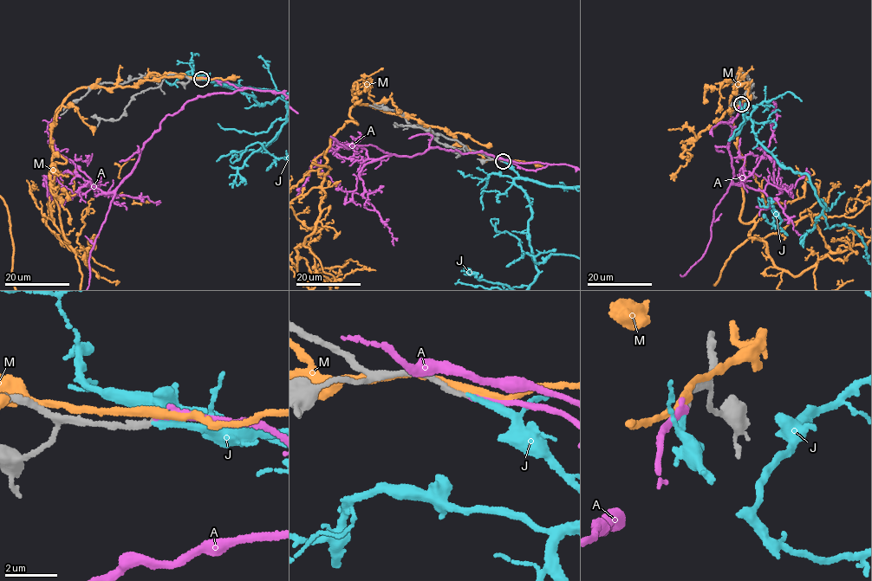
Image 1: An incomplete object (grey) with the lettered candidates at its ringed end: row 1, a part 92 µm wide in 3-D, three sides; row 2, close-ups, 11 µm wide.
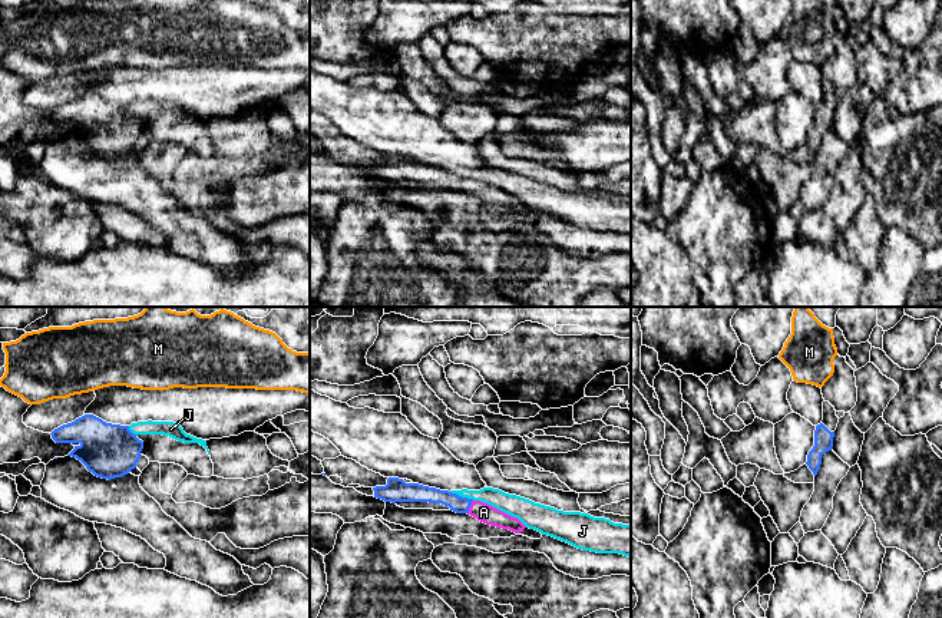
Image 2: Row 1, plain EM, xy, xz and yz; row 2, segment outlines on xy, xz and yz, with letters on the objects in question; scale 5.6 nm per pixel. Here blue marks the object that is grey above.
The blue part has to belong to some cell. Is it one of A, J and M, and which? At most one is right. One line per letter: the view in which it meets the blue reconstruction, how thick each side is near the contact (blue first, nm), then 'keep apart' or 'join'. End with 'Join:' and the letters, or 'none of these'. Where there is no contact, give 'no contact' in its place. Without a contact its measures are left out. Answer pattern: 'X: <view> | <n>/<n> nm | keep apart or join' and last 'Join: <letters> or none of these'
A: xz | 100/110 nm | join
J: xz | 100/100 nm | keep apart
M: no contact | keep apart
Join: A

